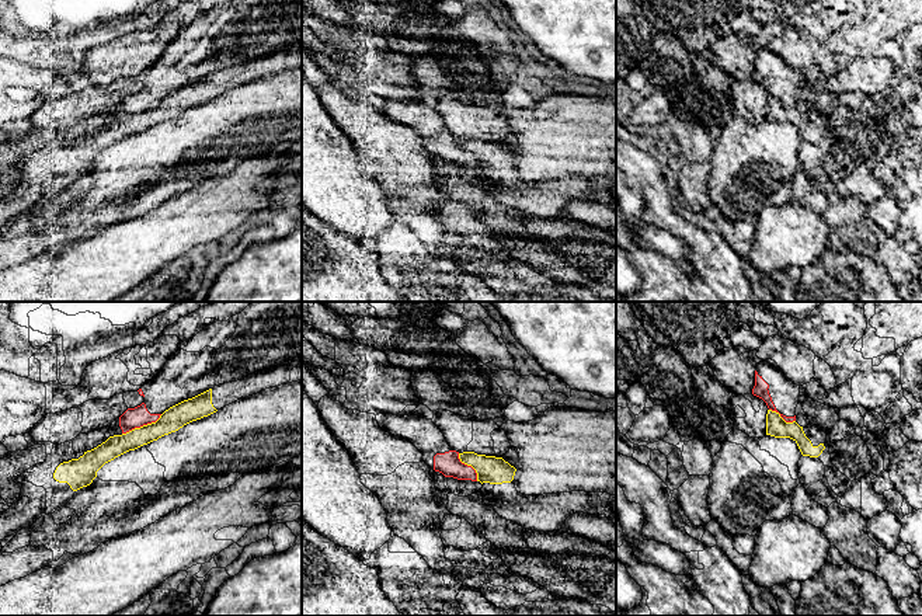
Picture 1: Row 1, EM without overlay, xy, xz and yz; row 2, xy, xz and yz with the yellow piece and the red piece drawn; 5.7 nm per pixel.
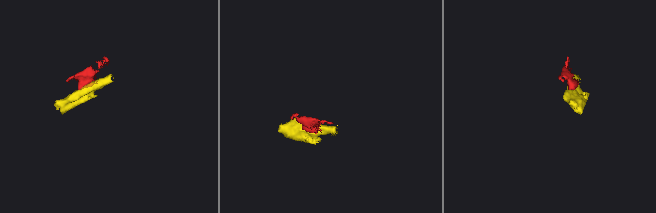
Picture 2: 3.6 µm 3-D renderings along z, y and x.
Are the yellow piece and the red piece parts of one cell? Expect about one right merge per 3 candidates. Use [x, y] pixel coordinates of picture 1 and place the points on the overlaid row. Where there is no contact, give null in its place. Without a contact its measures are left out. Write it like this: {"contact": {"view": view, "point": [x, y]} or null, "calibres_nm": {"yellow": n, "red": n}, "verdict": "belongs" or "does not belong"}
{"contact": {"view": "xy", "point": [143, 425]}, "calibres_nm": {"yellow": 140, "red": 120}, "verdict": "does not belong"}

